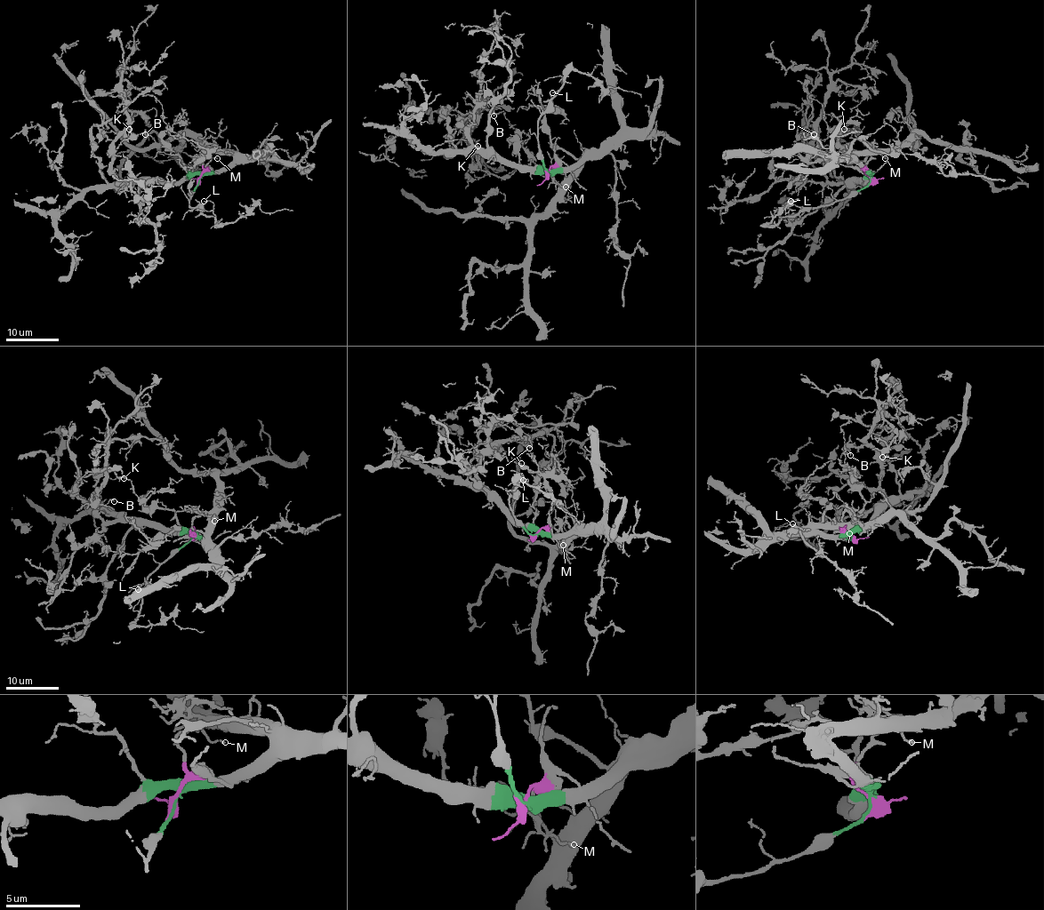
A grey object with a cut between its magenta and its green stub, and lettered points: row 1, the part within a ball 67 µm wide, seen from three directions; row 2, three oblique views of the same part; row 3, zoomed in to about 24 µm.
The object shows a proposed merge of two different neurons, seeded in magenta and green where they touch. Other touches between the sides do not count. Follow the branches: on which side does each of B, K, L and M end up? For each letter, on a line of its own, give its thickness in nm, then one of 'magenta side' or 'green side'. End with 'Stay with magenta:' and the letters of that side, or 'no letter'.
B: 110 nm thick; green side
K: 130 nm thick; green side
L: 110 nm thick; green side
M: 110 nm thick; magenta side
Stay with magenta: M

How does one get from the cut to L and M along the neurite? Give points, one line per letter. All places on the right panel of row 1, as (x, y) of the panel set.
L: (871, 180), (846, 197), (799, 211), (792, 216), (782, 218), (774, 213), (791, 202)
M: (871, 180), (864, 171), (865, 163), (871, 156), (880, 152), (886, 157)

